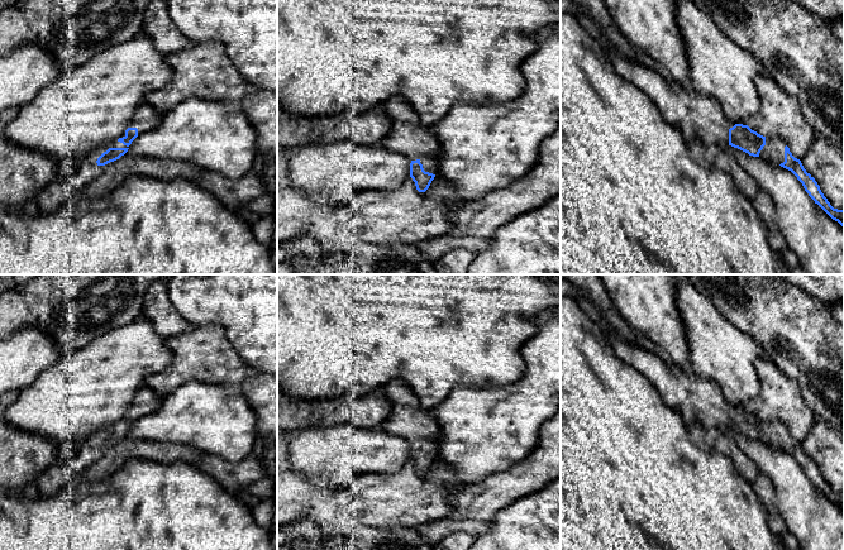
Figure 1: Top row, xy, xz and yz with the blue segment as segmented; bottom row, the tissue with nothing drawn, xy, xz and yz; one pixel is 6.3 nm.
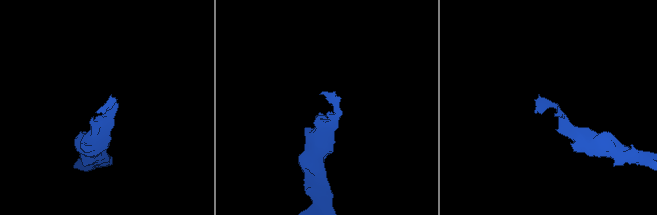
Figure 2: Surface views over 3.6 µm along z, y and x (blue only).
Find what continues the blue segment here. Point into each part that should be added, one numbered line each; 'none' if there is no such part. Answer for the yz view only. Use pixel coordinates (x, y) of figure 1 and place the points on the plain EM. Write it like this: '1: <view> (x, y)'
1: yz (701, 402)
2: yz (773, 433)

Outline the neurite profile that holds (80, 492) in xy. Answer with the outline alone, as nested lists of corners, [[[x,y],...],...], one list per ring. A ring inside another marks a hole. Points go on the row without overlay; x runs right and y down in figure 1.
[[[130,459],[114,474],[97,483],[86,483],[76,488],[67,487],[56,496],[39,496],[25,499],[20,493],[0,491],[0,550],[275,550],[271,532],[253,518],[237,493],[225,491],[219,482],[199,470],[189,461],[170,464],[143,459]]]

